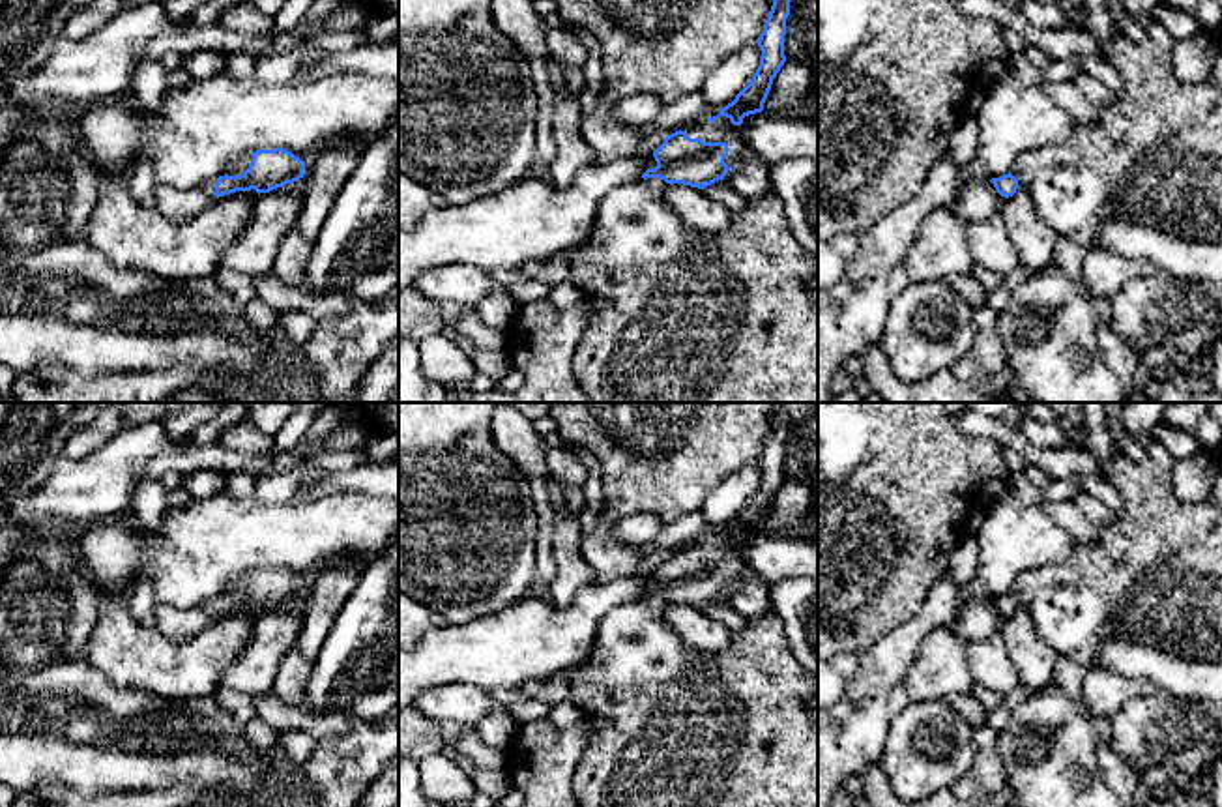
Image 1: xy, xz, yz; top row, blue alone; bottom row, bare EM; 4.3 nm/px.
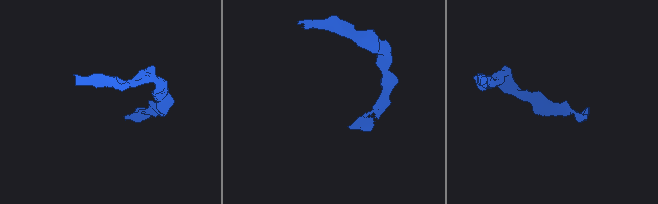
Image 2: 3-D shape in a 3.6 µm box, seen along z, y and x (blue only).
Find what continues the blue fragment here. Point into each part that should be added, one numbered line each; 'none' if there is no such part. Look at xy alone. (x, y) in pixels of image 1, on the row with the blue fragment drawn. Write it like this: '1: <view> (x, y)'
1: xy (240, 167)

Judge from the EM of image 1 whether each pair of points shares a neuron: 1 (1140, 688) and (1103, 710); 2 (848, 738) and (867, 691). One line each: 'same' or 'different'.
1: same
2: same

